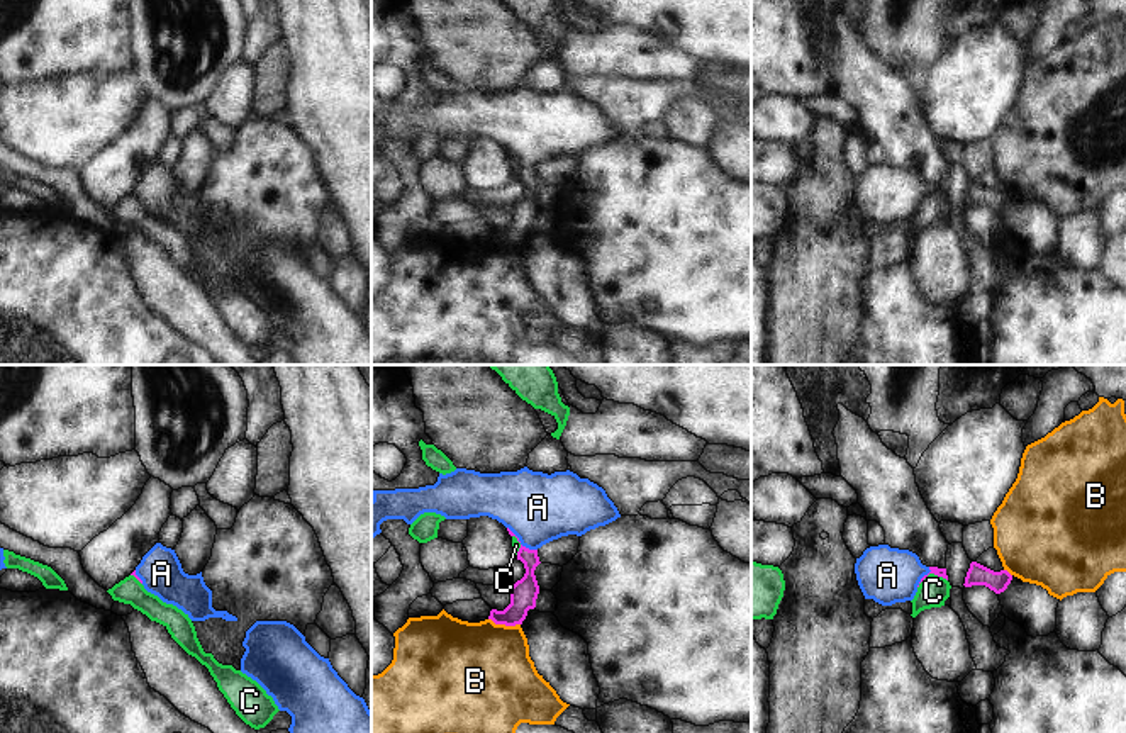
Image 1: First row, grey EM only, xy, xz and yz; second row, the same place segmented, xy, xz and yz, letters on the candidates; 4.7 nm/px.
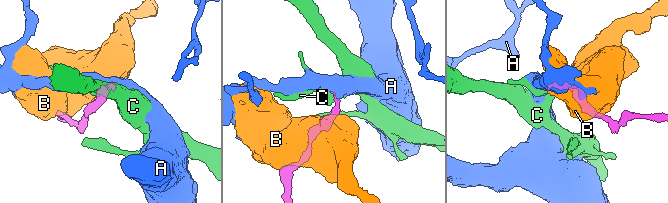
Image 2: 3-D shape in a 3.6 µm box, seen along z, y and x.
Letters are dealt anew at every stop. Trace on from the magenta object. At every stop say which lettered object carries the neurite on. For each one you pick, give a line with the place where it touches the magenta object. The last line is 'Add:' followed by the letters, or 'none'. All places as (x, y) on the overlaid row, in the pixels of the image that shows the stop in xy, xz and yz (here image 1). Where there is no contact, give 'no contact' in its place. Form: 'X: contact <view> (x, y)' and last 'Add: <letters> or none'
A: contact xz (521, 545)
Add: A

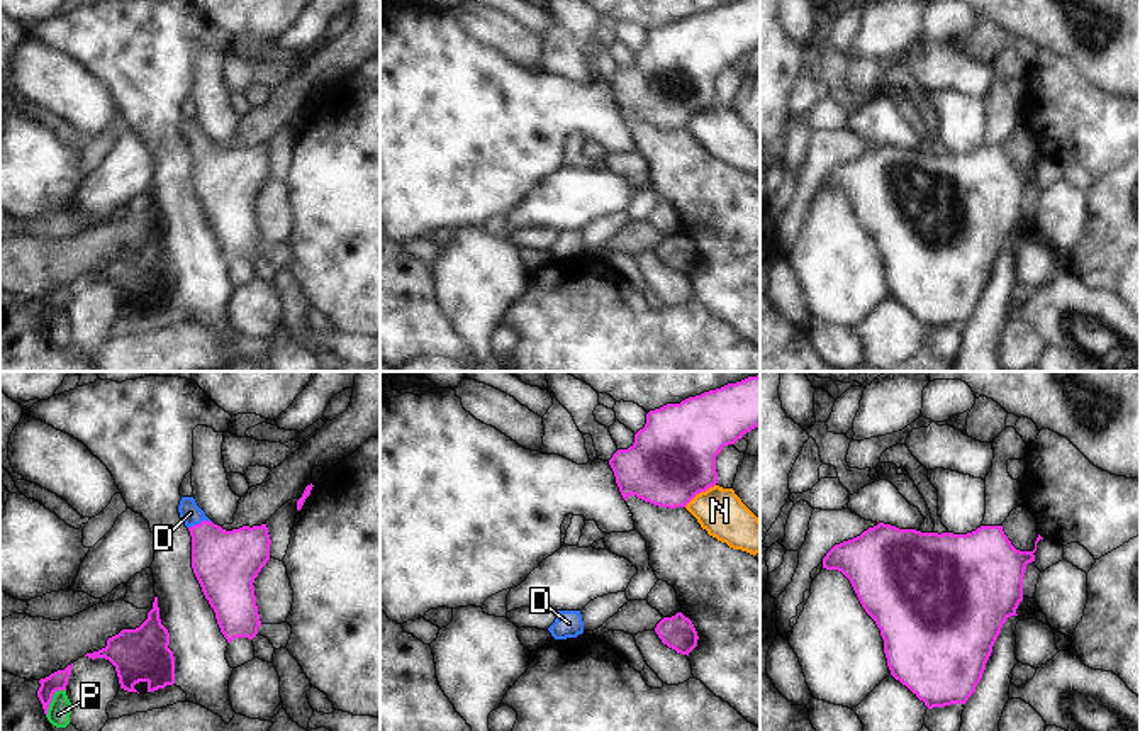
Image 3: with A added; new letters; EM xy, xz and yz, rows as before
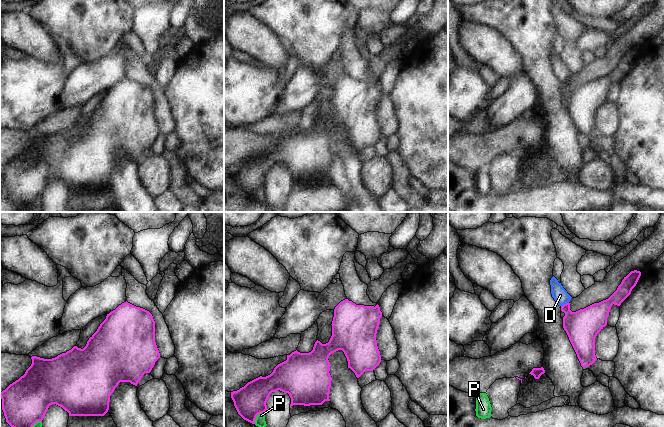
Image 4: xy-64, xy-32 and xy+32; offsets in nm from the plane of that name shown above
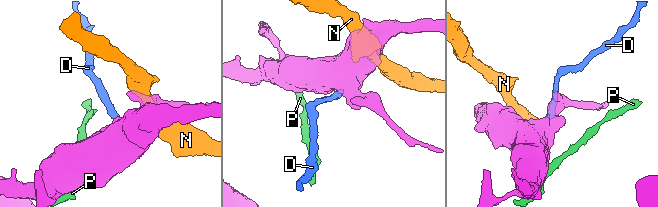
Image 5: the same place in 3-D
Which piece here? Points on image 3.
D: contact xy (201, 523)
Add: D

